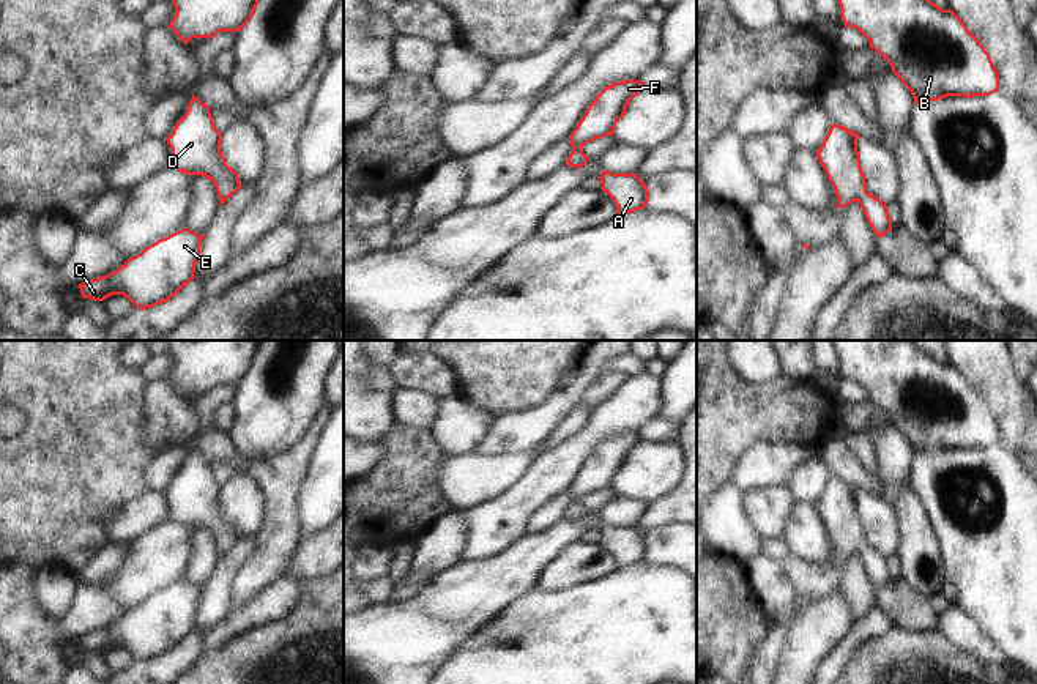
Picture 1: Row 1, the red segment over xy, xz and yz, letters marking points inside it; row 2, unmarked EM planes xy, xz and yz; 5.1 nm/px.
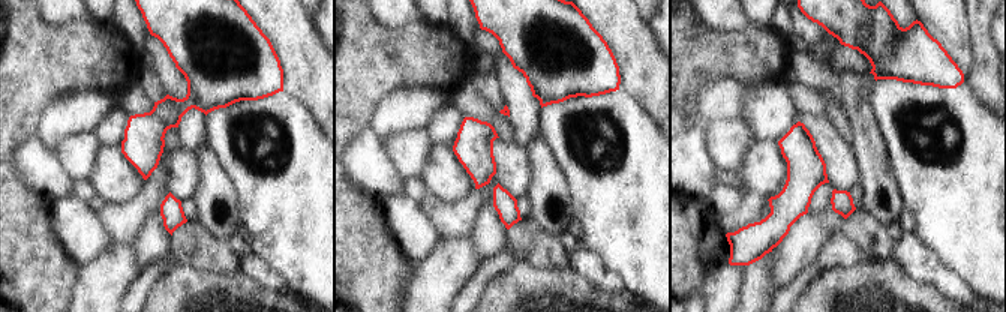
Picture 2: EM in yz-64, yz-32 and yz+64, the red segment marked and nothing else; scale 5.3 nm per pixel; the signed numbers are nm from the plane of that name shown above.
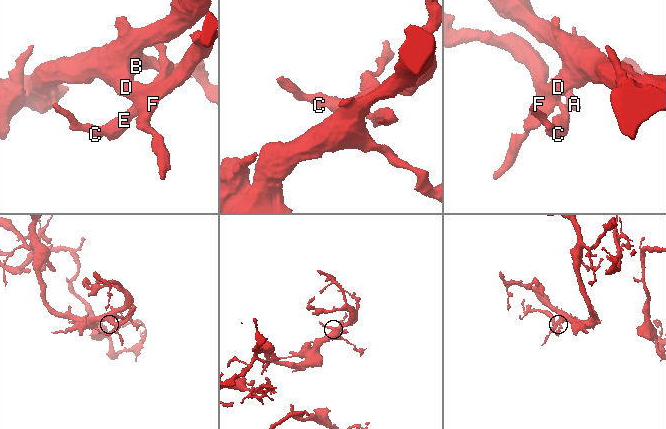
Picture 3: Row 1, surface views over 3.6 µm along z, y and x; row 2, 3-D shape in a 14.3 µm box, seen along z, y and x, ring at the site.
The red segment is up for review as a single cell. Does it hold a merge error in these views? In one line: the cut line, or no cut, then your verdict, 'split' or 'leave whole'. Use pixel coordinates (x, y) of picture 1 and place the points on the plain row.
no cut; leave whole

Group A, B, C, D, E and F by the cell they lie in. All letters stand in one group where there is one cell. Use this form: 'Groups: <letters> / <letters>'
Groups: A B C D E F

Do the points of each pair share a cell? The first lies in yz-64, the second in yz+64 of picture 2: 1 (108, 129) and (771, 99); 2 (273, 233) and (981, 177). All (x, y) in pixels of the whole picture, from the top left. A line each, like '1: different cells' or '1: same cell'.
1: same cell
2: same cell

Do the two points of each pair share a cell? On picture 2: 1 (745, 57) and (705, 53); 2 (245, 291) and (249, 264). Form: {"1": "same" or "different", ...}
{"1": "same", "2": "different"}

